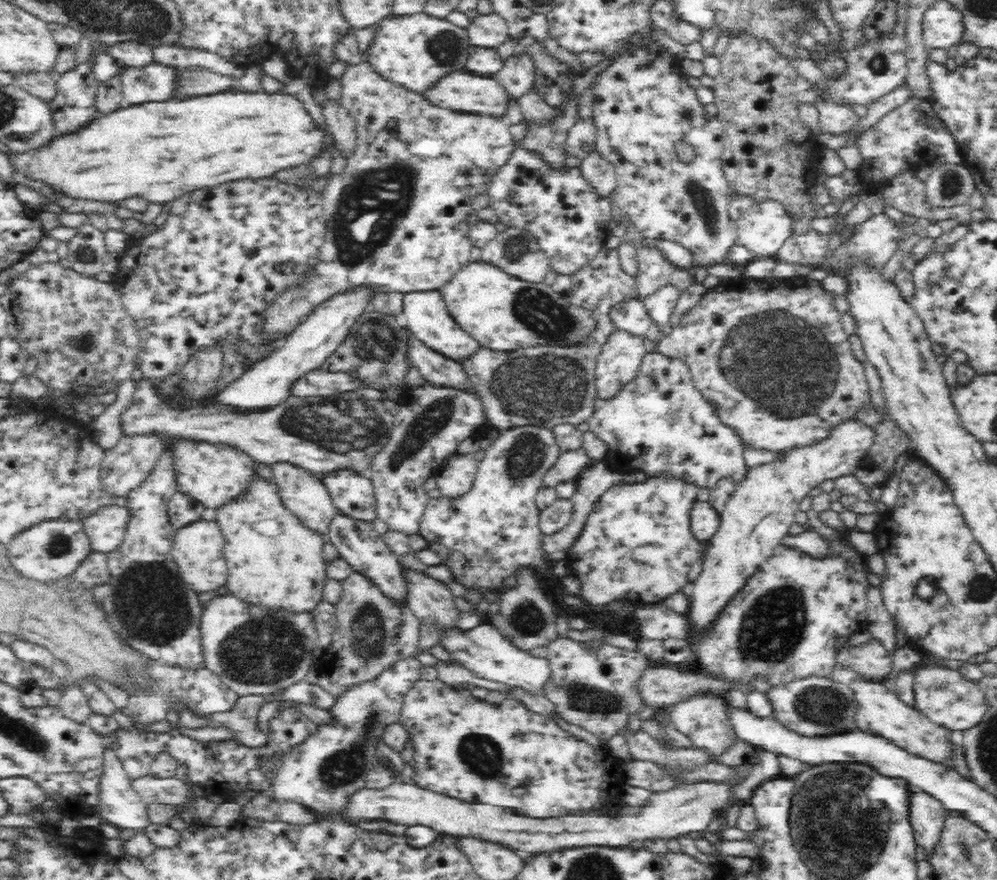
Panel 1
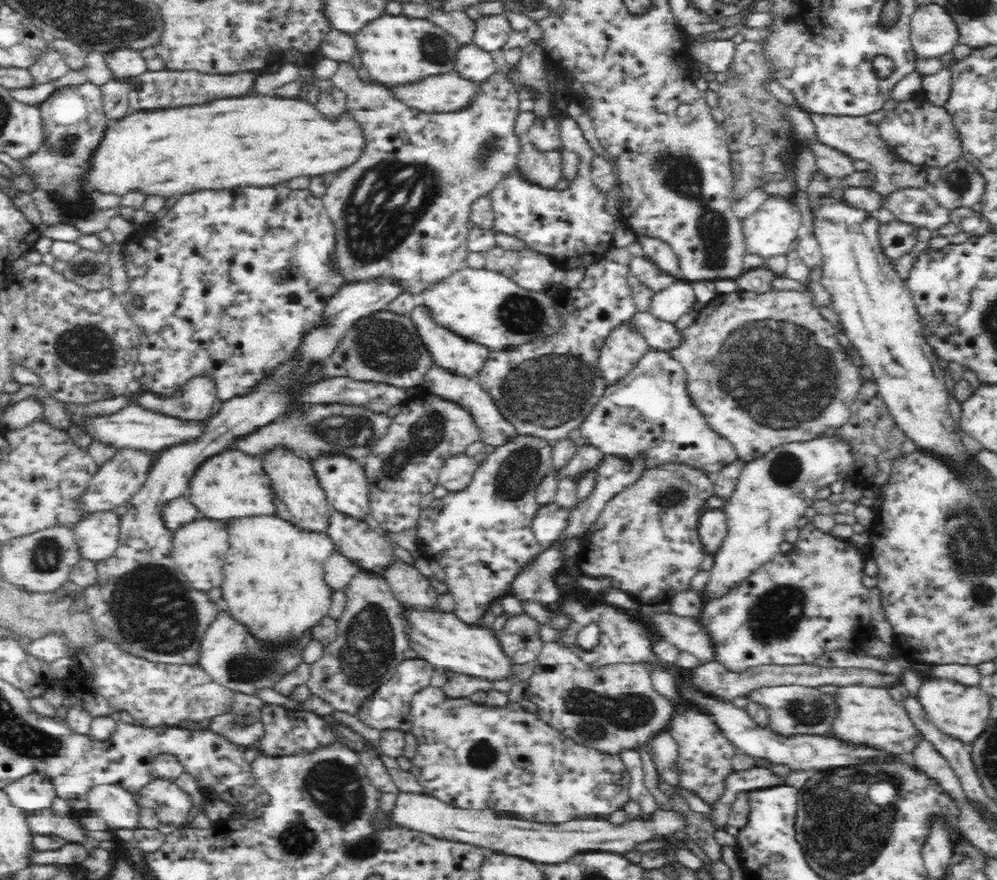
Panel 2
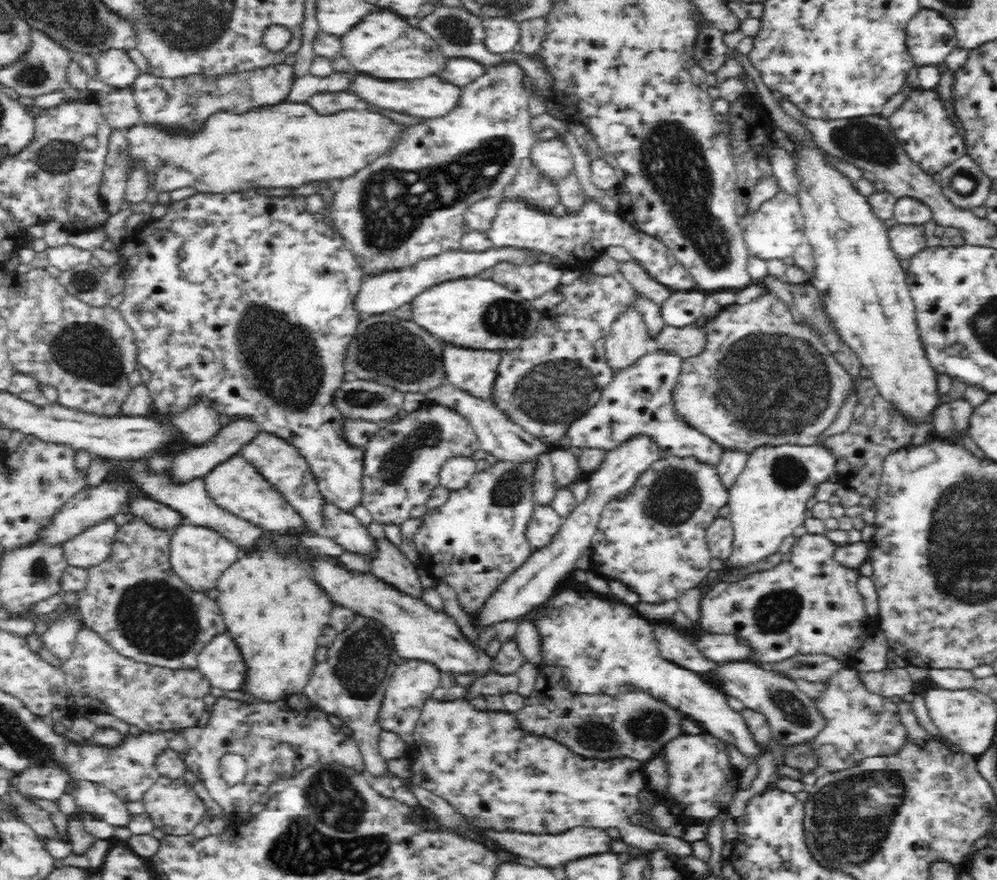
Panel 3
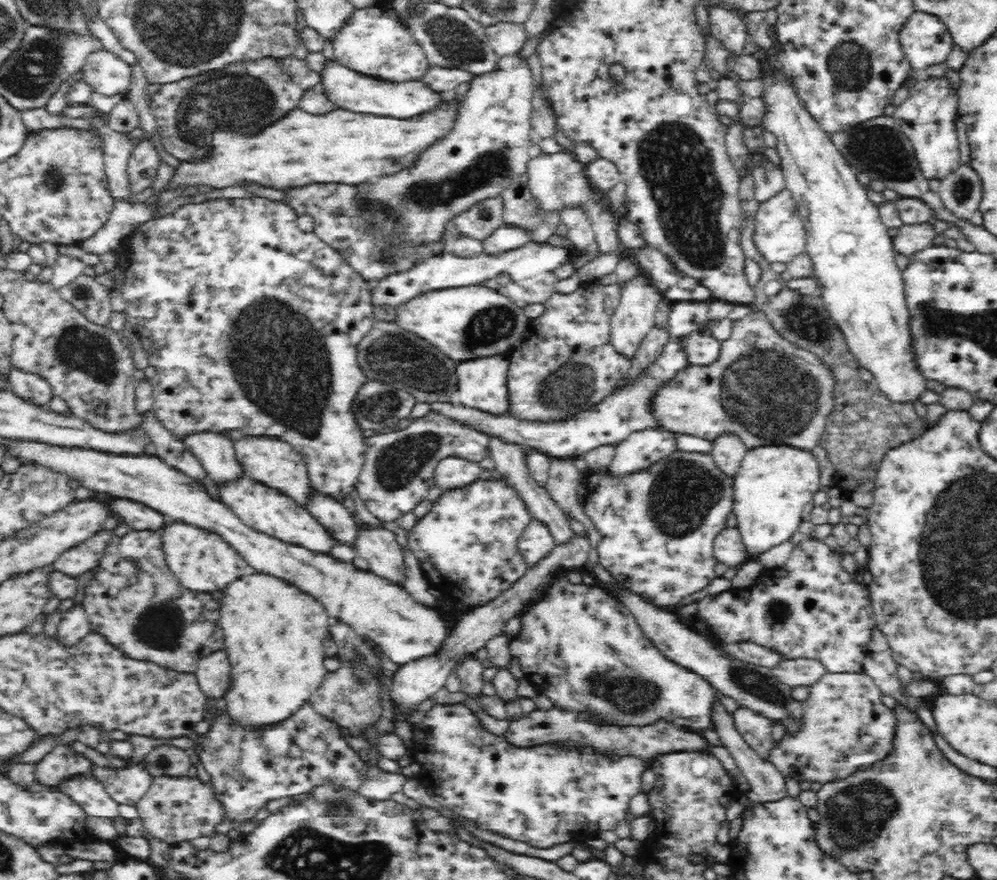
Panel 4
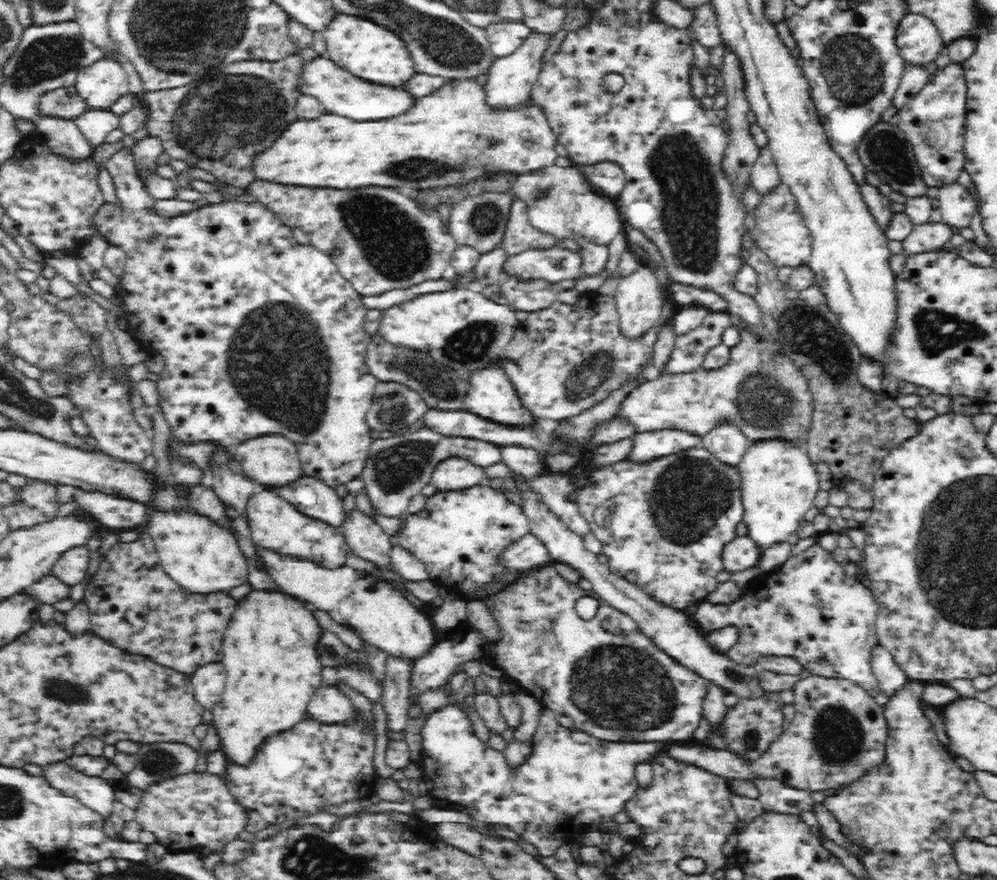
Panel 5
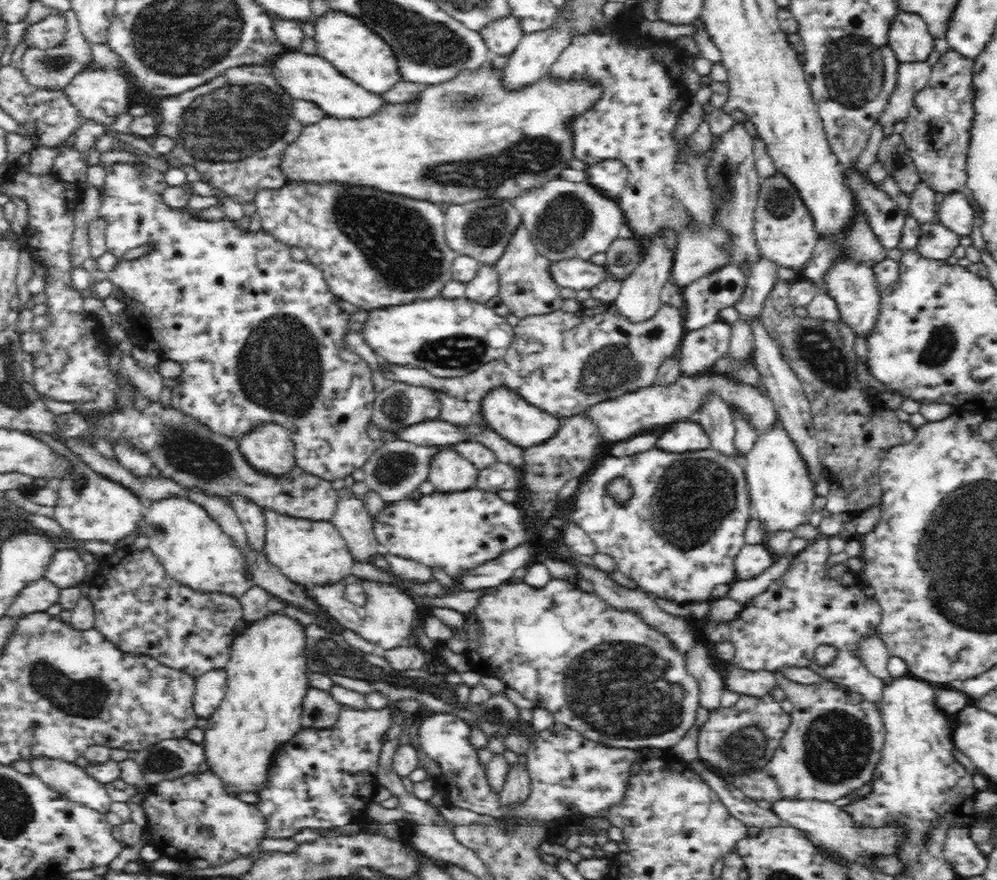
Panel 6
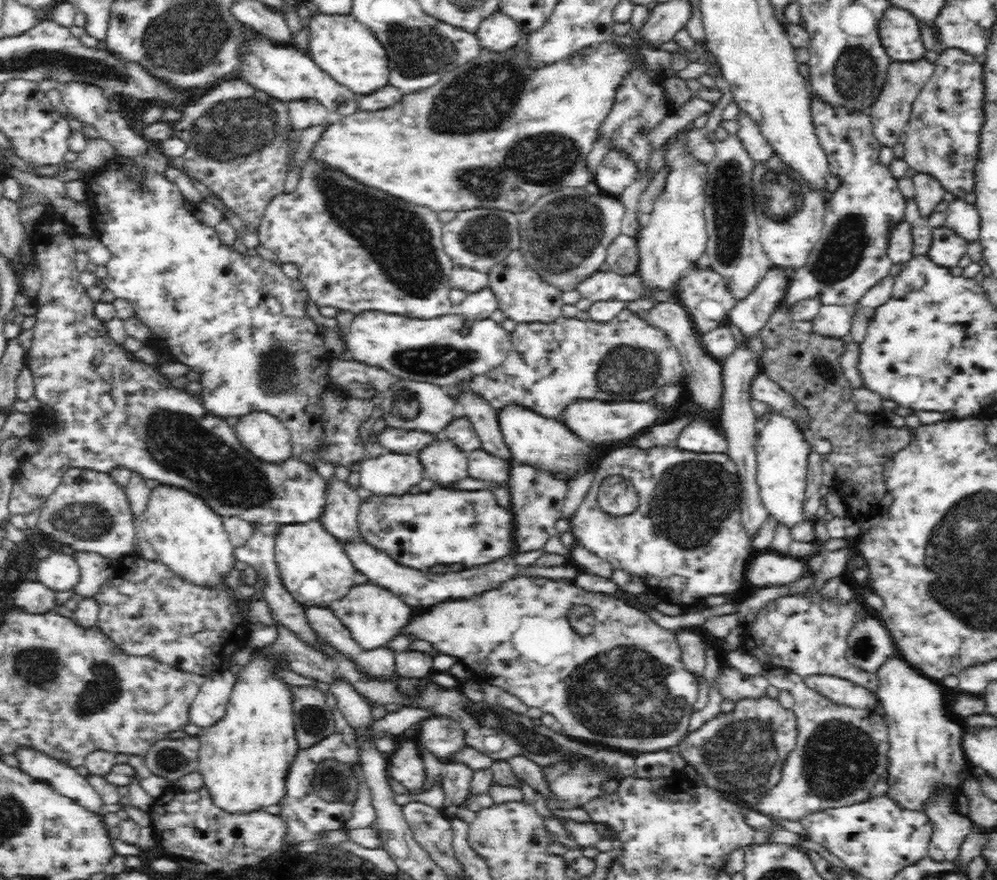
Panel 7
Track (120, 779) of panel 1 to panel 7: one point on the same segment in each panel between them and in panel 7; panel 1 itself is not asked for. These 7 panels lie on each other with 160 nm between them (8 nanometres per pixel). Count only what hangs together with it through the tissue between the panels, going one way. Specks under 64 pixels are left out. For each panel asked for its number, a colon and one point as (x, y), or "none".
2: (116, 804)
3: (101, 802)
4: (88, 792)
5: (97, 794)
6: (73, 782)
7: (65, 780)

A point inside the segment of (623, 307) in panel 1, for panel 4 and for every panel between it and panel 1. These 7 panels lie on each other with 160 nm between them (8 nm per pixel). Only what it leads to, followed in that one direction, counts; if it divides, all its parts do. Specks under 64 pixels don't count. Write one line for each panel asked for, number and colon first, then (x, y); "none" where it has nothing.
2: (661, 336)
3: (686, 341)
4: (702, 348)

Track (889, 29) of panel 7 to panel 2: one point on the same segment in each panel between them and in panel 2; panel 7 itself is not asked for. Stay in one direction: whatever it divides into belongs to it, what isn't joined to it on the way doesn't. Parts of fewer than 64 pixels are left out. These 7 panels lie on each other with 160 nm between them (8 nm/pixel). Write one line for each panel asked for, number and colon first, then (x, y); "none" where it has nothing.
2: (934, 33)
3: (930, 36)
4: (926, 41)
5: (919, 40)
6: (909, 37)

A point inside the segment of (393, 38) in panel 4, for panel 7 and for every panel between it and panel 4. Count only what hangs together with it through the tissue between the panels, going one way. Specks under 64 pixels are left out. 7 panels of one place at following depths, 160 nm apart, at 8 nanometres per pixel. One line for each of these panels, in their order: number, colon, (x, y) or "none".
5: (368, 49)
6: (358, 52)
7: (339, 43)

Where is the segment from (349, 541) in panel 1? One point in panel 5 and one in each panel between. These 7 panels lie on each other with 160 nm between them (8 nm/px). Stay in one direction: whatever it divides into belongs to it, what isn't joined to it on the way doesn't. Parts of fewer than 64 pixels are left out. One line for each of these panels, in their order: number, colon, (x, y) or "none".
2: (369, 550)
3: (343, 527)
4: (331, 514)
5: (312, 497)

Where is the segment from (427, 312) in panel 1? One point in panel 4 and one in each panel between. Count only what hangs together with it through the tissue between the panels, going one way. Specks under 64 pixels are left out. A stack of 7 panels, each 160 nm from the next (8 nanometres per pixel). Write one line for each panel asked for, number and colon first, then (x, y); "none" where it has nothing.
2: (452, 351)
3: (474, 370)
4: (481, 382)

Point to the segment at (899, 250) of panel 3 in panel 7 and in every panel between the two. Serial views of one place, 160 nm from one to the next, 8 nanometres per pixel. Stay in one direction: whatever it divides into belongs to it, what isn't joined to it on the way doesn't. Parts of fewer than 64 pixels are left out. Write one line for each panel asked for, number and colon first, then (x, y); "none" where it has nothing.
4: (910, 238)
5: (932, 236)
6: (936, 241)
7: (946, 248)

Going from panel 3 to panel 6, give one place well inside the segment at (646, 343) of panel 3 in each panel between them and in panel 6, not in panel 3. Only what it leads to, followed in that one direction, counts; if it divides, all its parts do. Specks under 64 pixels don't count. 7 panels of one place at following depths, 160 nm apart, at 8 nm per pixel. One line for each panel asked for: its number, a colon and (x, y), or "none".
4: (633, 318)
5: (639, 297)
6: (639, 298)

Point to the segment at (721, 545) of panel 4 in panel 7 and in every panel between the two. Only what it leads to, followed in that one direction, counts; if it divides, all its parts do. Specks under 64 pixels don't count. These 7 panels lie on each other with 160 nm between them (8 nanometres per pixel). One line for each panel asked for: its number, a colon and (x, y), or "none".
5: (740, 553)
6: (751, 558)
7: (763, 569)

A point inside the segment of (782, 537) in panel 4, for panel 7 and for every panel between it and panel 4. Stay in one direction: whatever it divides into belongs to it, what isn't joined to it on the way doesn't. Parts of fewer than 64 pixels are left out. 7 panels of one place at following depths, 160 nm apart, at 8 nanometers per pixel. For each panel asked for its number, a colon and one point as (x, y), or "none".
5: (779, 481)
6: (782, 493)
7: (781, 449)

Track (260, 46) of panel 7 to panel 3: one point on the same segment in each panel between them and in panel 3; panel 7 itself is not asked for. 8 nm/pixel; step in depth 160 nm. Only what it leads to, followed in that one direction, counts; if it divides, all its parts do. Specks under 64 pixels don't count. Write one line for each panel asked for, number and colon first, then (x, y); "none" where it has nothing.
3: (431, 97)
4: (349, 90)
5: (342, 93)
6: (312, 78)

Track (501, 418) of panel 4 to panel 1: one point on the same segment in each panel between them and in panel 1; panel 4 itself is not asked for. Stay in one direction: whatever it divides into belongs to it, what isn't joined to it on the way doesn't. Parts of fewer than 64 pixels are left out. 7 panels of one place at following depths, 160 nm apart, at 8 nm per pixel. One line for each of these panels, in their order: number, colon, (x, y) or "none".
1: (660, 422)
2: (649, 414)
3: (639, 401)

